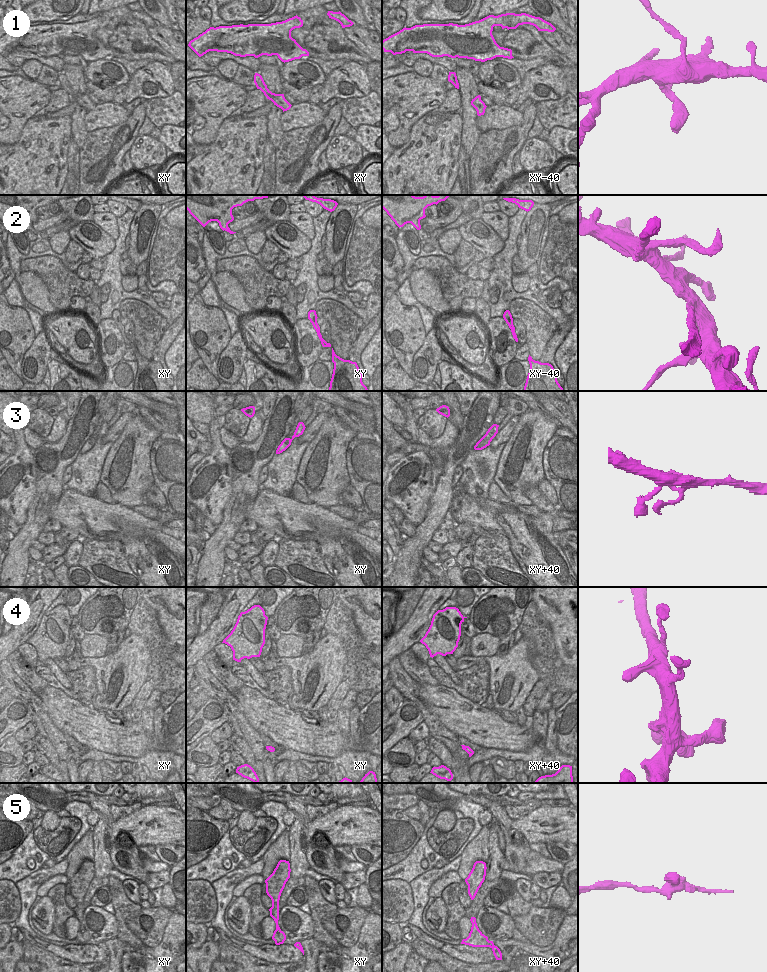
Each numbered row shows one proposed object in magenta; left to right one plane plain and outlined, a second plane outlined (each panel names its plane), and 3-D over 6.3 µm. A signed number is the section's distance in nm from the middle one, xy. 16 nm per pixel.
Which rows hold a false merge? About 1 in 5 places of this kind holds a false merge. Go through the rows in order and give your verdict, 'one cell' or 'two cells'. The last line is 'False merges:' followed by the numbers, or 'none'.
1: one cell
2: one cell
3: one cell
4: one cell
5: one cell
False merges: none

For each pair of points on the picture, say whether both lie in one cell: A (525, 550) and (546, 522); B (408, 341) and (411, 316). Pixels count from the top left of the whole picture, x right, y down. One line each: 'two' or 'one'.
A: one
B: one

